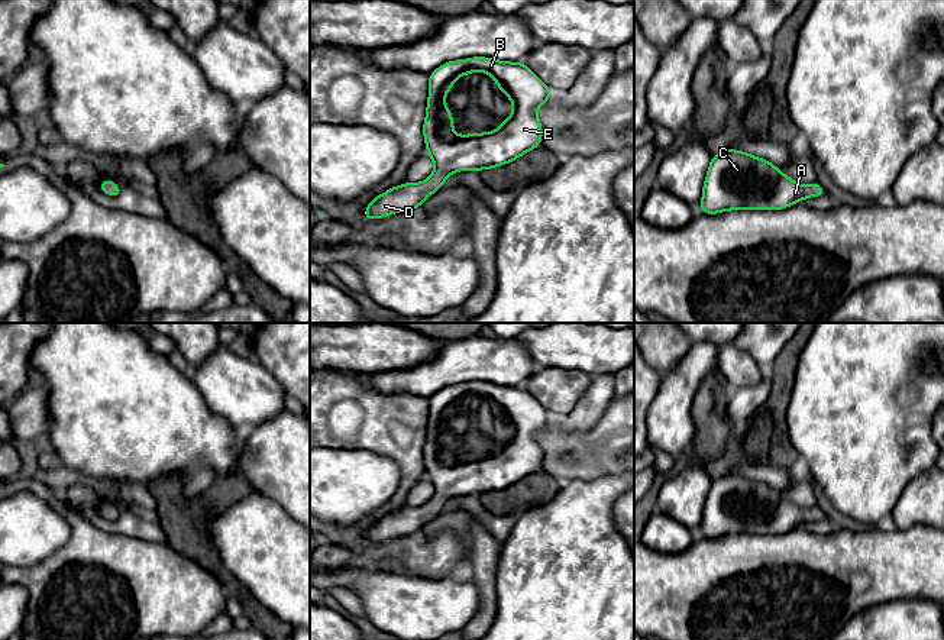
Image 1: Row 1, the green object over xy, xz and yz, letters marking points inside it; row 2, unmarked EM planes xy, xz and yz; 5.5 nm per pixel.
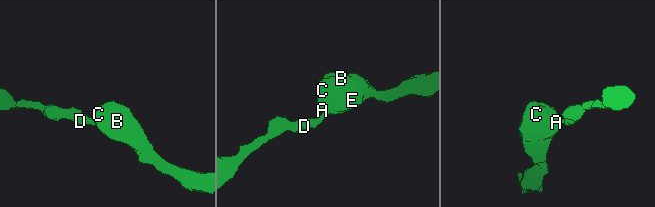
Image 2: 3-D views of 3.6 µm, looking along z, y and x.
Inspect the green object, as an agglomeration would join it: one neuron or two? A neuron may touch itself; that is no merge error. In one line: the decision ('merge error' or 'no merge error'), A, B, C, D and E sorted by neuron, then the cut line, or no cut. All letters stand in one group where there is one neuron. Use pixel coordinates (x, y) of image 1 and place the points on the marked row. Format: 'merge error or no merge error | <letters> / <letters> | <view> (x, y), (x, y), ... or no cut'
no merge error | A B C D E | no cut

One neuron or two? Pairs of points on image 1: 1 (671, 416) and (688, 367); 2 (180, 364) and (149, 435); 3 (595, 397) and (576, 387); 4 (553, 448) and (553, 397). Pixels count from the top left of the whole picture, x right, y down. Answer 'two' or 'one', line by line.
1: one
2: two
3: two
4: two

